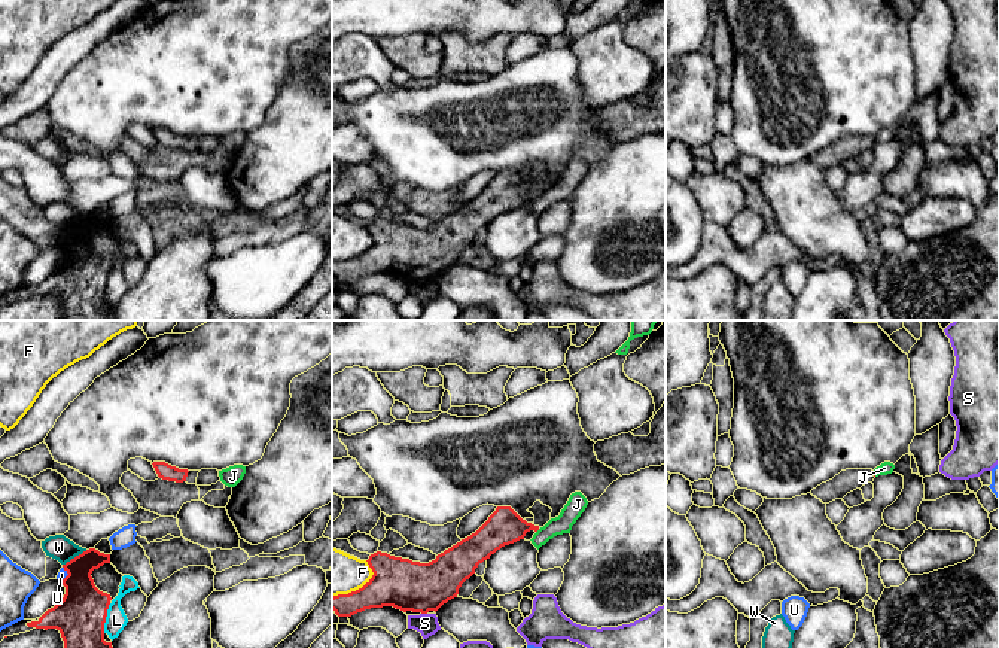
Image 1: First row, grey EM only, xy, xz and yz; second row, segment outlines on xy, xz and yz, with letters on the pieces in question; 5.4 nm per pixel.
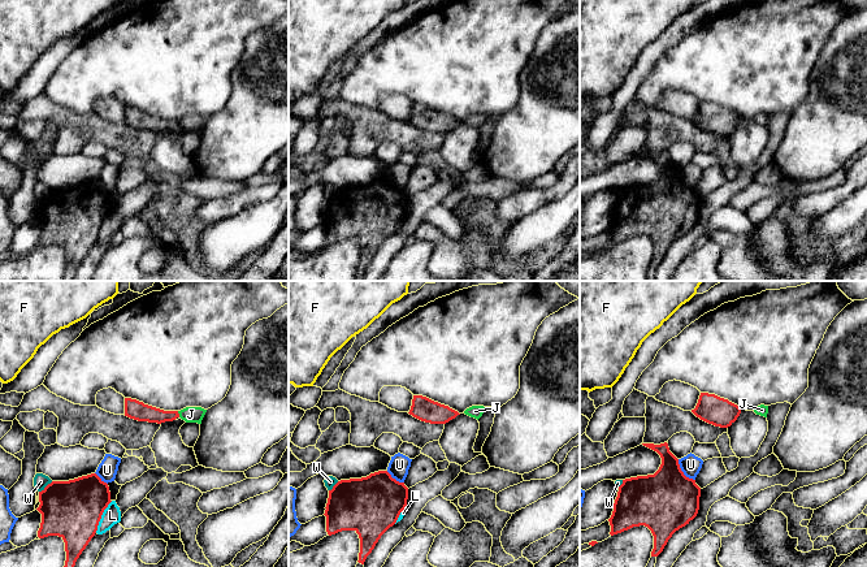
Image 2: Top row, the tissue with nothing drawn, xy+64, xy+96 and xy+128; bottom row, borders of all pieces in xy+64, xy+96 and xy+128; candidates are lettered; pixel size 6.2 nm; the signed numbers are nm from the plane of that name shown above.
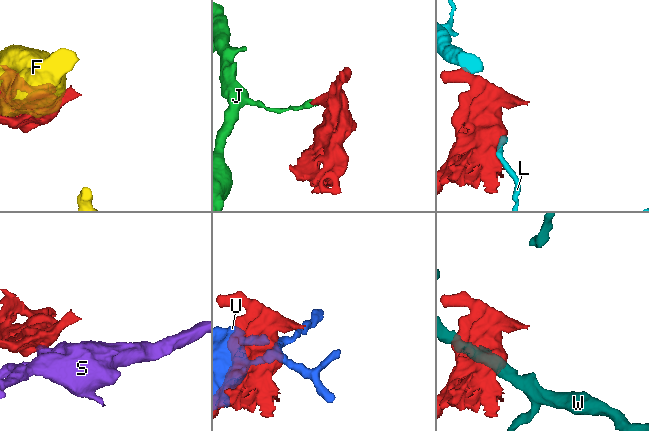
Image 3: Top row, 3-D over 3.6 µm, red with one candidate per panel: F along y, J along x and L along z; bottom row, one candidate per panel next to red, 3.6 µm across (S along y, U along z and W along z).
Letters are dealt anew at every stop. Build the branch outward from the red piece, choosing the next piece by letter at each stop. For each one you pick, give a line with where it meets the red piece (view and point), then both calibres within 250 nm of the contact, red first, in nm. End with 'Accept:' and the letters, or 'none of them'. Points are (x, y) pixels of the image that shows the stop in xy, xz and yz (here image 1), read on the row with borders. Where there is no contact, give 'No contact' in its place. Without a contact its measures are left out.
Accept: none of them

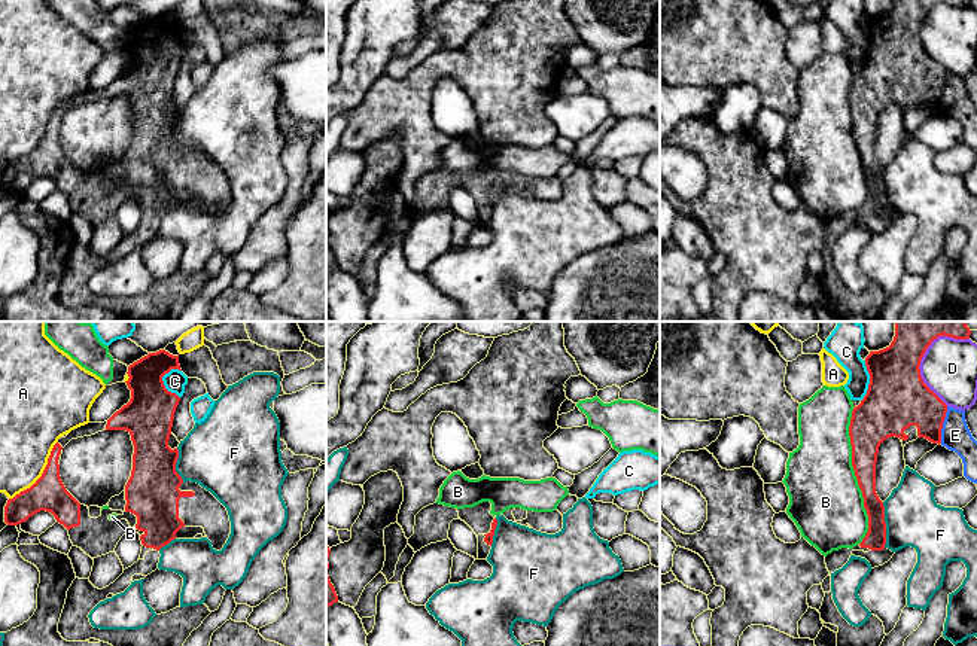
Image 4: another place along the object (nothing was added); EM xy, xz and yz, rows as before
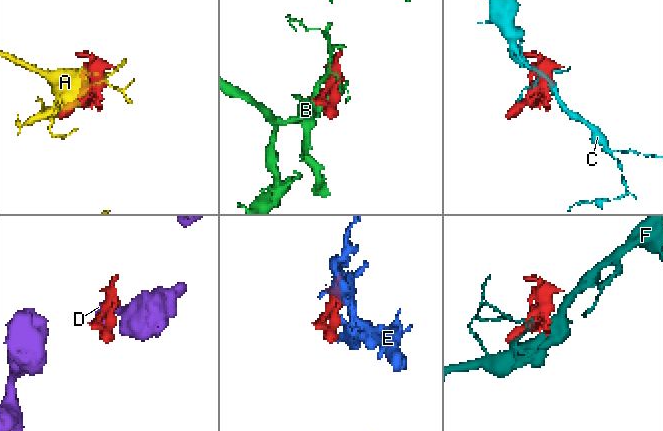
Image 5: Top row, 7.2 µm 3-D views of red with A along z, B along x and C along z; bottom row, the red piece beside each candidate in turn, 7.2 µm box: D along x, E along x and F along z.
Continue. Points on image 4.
Accept: none of them

